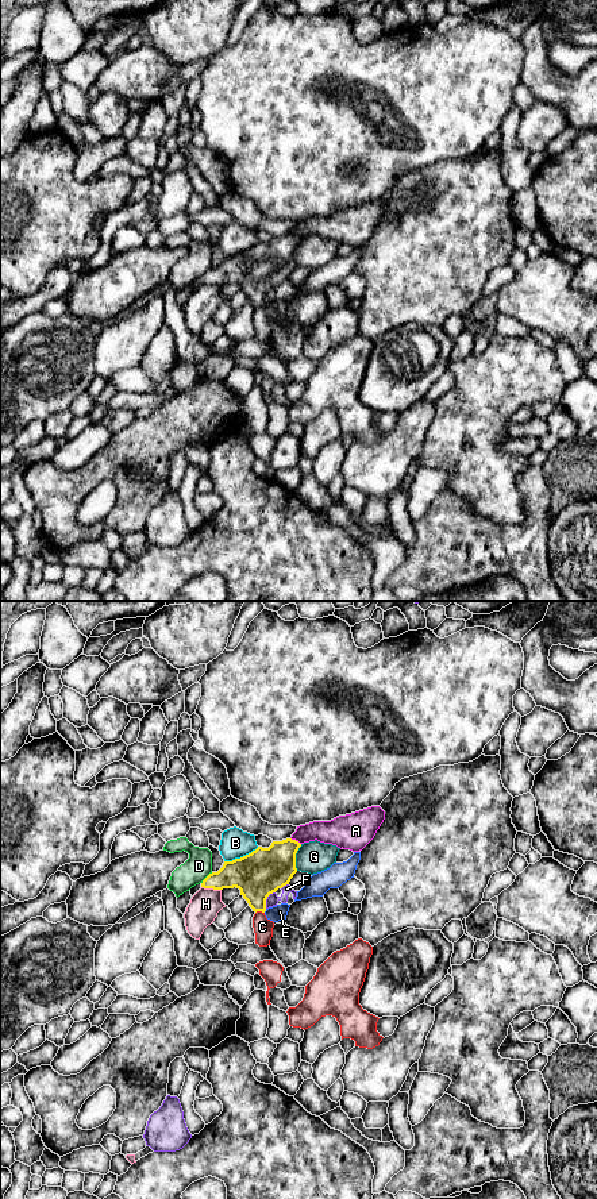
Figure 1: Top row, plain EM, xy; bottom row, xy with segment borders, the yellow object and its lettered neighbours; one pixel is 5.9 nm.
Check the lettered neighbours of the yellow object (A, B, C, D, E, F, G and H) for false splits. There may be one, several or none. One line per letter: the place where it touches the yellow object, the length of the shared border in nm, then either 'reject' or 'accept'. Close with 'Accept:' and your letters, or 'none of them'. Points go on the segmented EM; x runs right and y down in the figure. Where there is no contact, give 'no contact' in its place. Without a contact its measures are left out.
A: meets yellow in xy at (295, 840); contact 80 nm long; reject
B: meets yellow in xy at (241, 858); contact 220 nm long; reject
C: meets yellow in xy at (260, 910); contact 60 nm long; reject
D: meets yellow in xy at (205, 878); contact 100 nm long; reject
E: meets yellow in xy at (265, 910); contact 30 nm long; reject
F: meets yellow in xy at (266, 898); contact 120 nm long; reject
G: meets yellow in xy at (295, 858); contact 160 nm long; reject
H: meets yellow in xy at (211, 887); contact 120 nm long; reject
Accept: none of them

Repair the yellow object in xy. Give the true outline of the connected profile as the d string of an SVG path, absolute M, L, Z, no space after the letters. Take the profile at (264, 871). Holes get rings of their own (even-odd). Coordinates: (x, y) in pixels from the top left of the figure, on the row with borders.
M286 838L273 841L269 848L258 847L251 853L224 861L217 872L201 883L204 888L239 888L253 911L266 911L266 899L278 888L289 884L296 868L296 853L301 844Z

